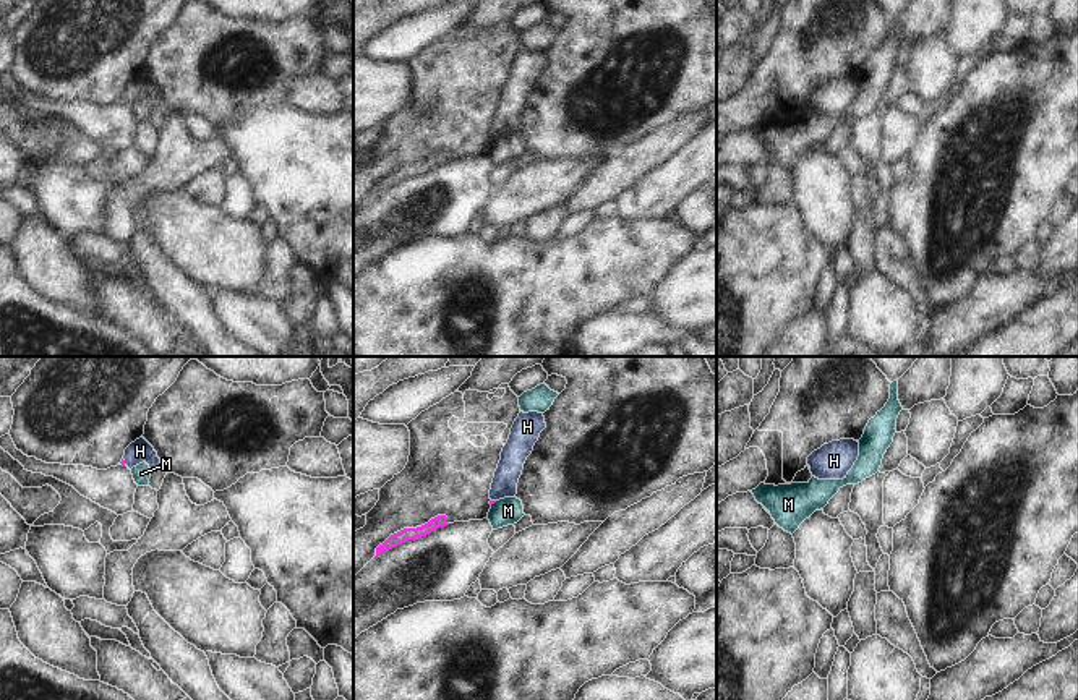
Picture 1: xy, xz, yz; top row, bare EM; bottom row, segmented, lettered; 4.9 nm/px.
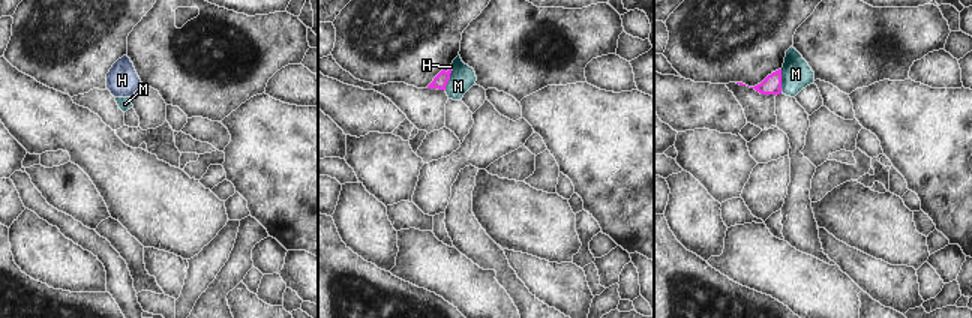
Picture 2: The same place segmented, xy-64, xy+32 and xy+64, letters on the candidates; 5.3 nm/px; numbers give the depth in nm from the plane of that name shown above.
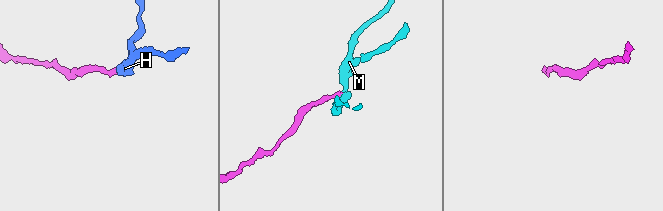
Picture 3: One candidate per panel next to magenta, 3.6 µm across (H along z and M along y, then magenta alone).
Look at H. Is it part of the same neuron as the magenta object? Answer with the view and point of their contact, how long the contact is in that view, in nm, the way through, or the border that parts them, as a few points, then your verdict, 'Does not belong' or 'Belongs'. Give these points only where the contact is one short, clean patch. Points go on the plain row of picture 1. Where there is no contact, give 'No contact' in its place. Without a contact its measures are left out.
Touches magenta at xy (124, 99). Shared border 40 nm. Path across: xy (122, 99), (124, 99), (140, 88). Belongs.

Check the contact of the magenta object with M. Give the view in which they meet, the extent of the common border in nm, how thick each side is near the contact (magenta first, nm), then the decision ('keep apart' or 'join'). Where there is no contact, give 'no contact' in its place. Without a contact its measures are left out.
xz | 40 nm | 20/140 nm | keep apart

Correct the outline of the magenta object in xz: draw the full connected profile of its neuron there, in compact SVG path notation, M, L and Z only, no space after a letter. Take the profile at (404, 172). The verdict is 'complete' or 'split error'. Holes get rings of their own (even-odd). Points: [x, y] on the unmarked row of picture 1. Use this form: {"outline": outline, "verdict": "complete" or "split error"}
{"outline": "M438 152L434 156L431 156L428 160L417 164L417 165L404 165L394 172L391 172L383 181L379 181L376 185L376 193L379 193L384 188L389 188L409 177L417 177L421 173L430 172L433 167L439 165L439 164L446 164L447 160L447 154L446 152Z", "verdict": "complete"}

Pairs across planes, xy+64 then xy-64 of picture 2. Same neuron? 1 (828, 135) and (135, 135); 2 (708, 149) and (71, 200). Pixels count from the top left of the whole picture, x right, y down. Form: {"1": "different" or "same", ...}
{"1": "different", "2": "same"}

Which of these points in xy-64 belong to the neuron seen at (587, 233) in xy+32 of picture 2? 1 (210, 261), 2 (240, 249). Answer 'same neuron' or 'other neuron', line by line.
1: other neuron
2: same neuron

